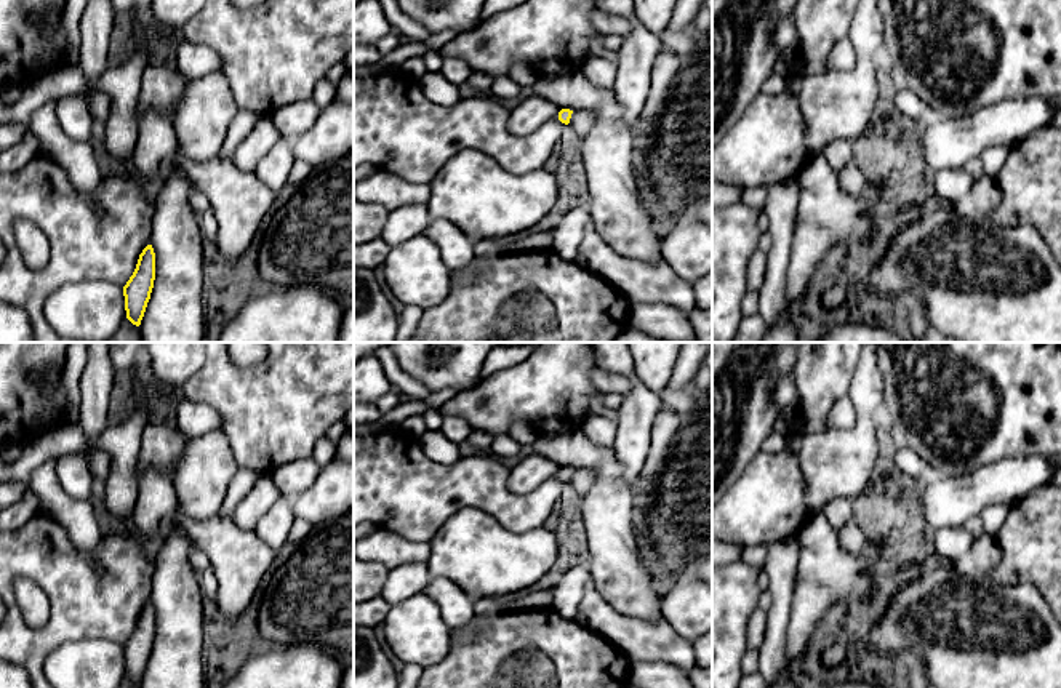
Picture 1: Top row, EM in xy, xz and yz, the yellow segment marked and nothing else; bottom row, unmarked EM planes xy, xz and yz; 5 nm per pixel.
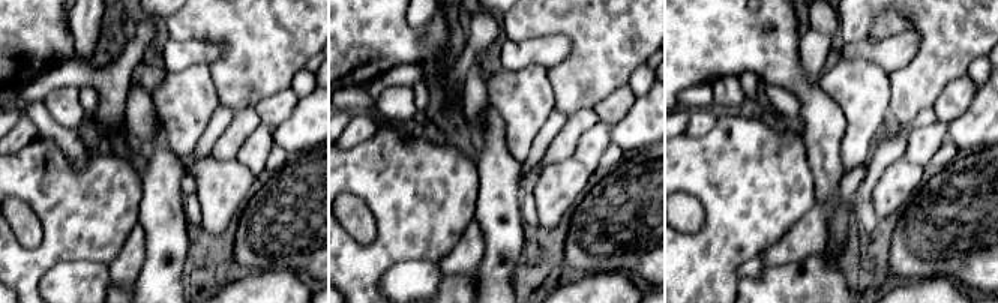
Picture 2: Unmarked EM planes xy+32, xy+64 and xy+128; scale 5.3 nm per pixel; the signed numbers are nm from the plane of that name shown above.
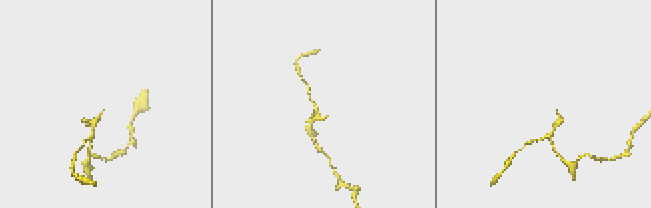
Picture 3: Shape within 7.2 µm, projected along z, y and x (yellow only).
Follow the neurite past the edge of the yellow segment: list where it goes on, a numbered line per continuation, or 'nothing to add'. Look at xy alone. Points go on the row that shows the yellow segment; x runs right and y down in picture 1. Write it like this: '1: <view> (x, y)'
nothing to add

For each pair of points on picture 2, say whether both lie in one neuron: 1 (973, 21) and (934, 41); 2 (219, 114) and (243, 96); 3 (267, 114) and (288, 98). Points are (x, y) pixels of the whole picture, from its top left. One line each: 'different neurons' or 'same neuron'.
1: same neuron
2: different neurons
3: same neuron

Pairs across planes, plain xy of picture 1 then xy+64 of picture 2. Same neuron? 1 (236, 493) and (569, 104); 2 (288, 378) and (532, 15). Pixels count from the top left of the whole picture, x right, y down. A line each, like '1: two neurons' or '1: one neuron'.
1: two neurons
2: one neuron

